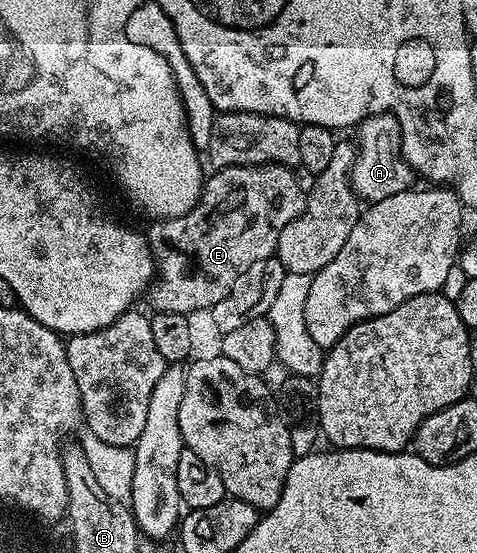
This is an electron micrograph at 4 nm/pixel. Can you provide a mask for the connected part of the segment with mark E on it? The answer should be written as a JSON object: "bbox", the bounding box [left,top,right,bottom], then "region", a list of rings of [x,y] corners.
{"bbox":[148,166,307,316],"region":[[[223,166],[211,178],[209,175],[205,179],[202,194],[188,213],[151,225],[154,227],[148,237],[148,250],[160,279],[149,291],[150,302],[155,306],[153,309],[187,316],[193,315],[193,310],[209,311],[210,307],[220,304],[228,292],[232,292],[232,284],[236,284],[252,264],[275,257],[280,232],[284,232],[284,228],[292,224],[292,220],[296,220],[306,207],[307,191],[304,186],[302,190],[294,174],[297,173],[288,166]]]}

